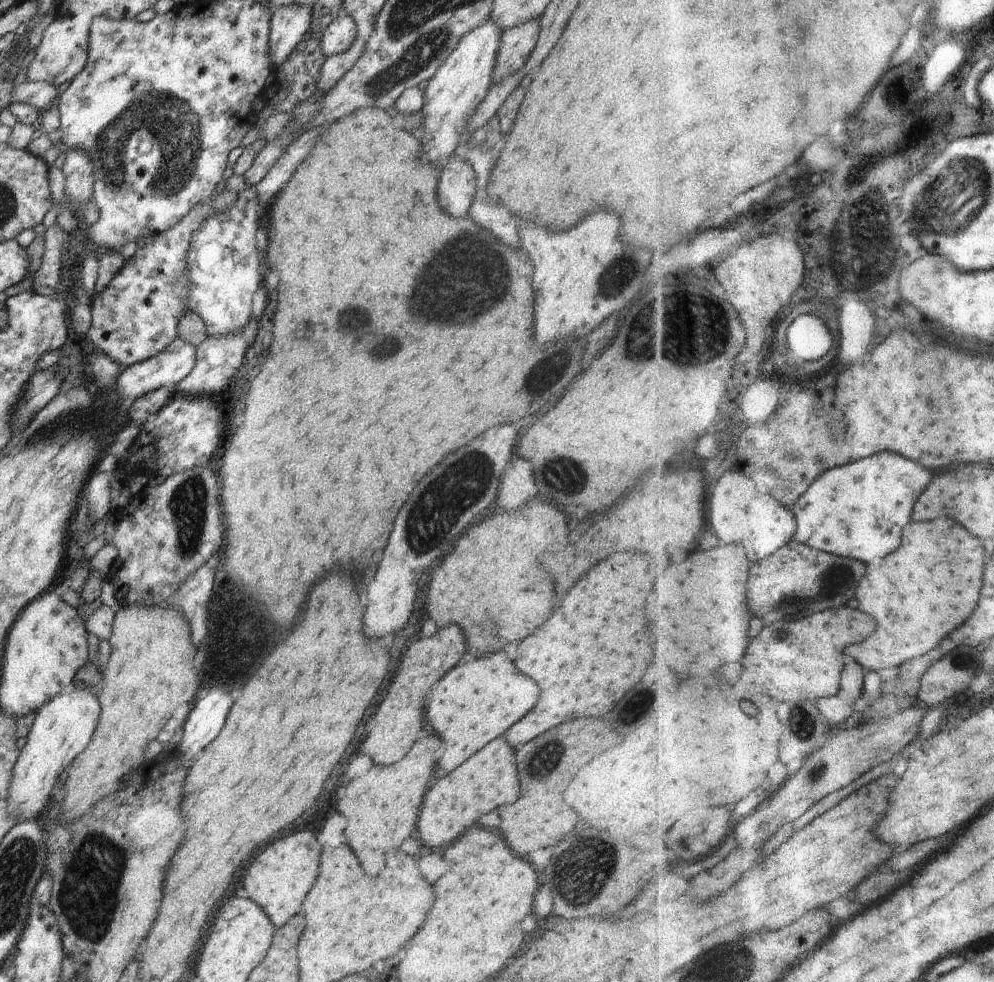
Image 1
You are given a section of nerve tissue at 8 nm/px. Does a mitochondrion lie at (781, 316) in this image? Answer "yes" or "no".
no

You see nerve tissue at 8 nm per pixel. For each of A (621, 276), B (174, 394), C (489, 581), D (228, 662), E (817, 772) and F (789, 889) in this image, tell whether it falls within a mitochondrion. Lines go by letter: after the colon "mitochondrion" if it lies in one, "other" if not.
A: mitochondrion
B: other
C: other
D: mitochondrion
E: mitochondrion
F: other

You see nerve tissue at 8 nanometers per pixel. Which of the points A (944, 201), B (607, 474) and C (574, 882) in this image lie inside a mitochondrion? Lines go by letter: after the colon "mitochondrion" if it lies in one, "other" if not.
A: mitochondrion
B: other
C: mitochondrion

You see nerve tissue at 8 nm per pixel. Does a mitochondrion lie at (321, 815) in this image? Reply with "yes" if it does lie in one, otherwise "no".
no

